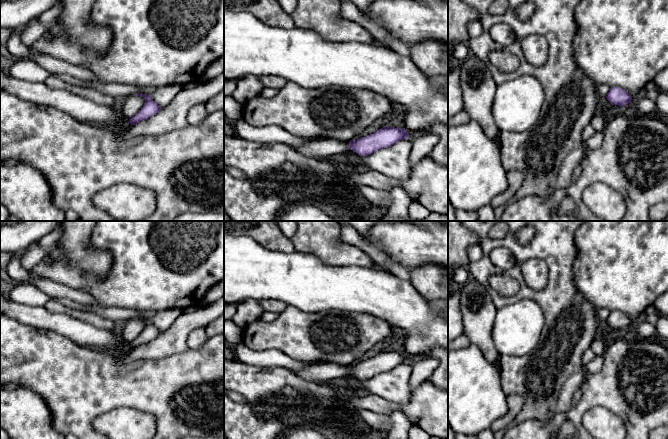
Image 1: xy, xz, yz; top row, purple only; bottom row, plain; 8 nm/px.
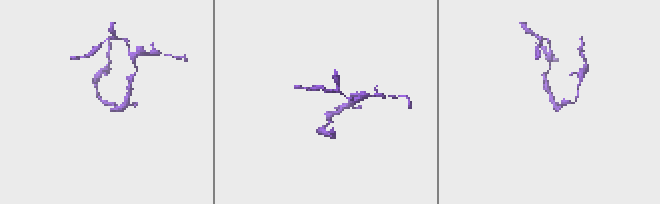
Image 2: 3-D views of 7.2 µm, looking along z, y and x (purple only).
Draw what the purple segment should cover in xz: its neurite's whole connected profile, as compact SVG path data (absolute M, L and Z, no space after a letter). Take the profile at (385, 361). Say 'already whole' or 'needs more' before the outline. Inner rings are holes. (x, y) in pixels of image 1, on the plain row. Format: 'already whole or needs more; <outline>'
needs more; M384 350L374 357L357 364L343 366L330 362L314 362L293 372L302 379L317 383L339 381L350 376L368 380L407 362L410 361L405 352Z

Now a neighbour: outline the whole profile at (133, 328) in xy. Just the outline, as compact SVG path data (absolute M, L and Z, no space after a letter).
M131 319L126 322L123 329L123 340L126 342L134 341L143 331L145 323L141 320Z

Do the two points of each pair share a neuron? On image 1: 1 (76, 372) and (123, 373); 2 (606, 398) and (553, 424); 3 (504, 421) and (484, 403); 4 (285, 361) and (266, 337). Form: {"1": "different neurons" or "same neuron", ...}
{"1": "same neuron", "2": "same neuron", "3": "different neurons", "4": "different neurons"}

